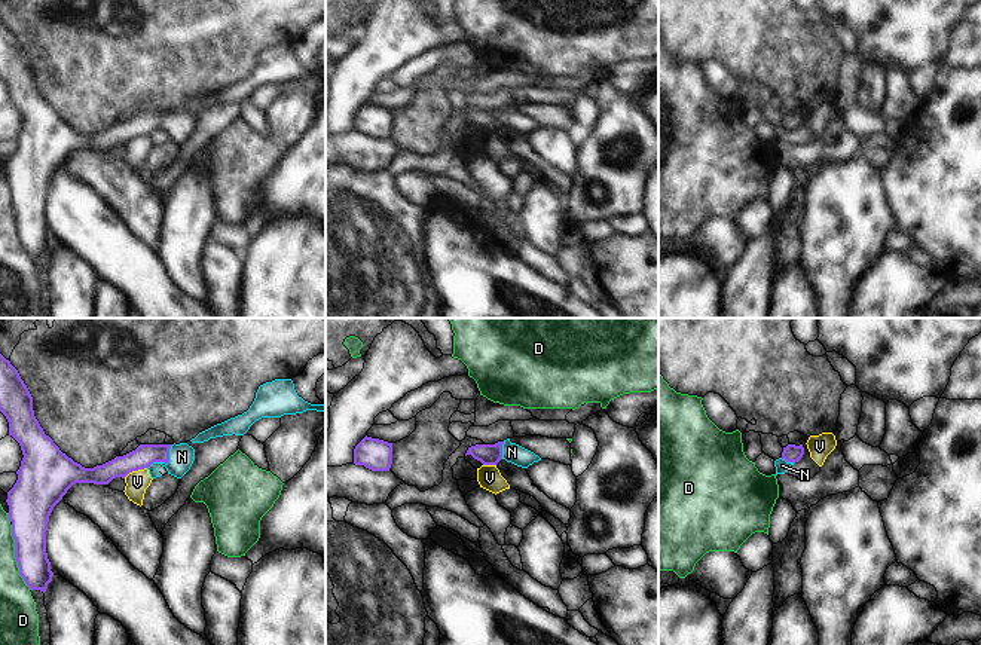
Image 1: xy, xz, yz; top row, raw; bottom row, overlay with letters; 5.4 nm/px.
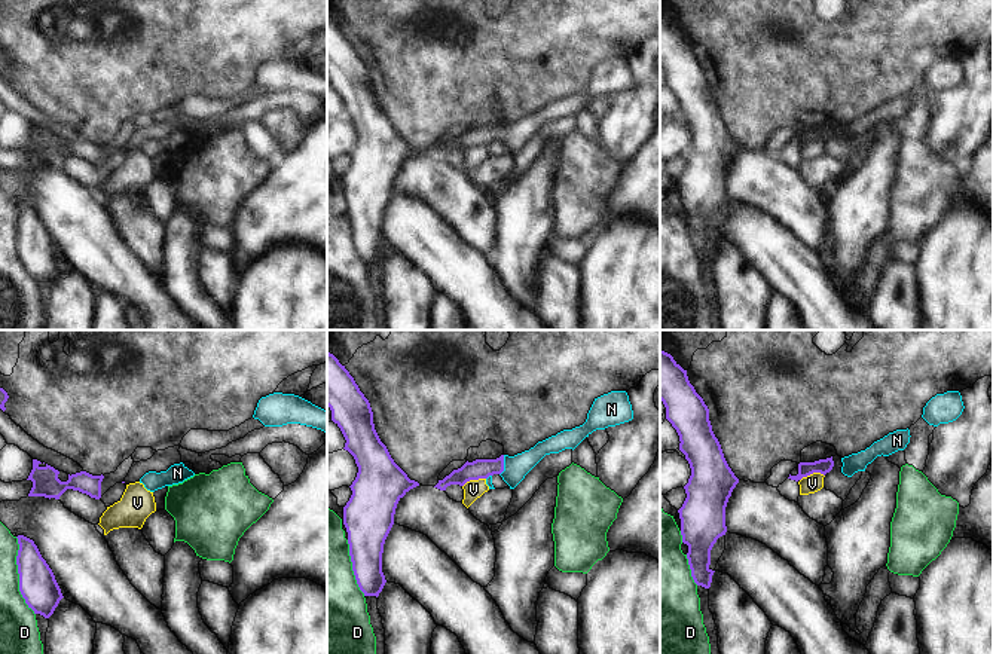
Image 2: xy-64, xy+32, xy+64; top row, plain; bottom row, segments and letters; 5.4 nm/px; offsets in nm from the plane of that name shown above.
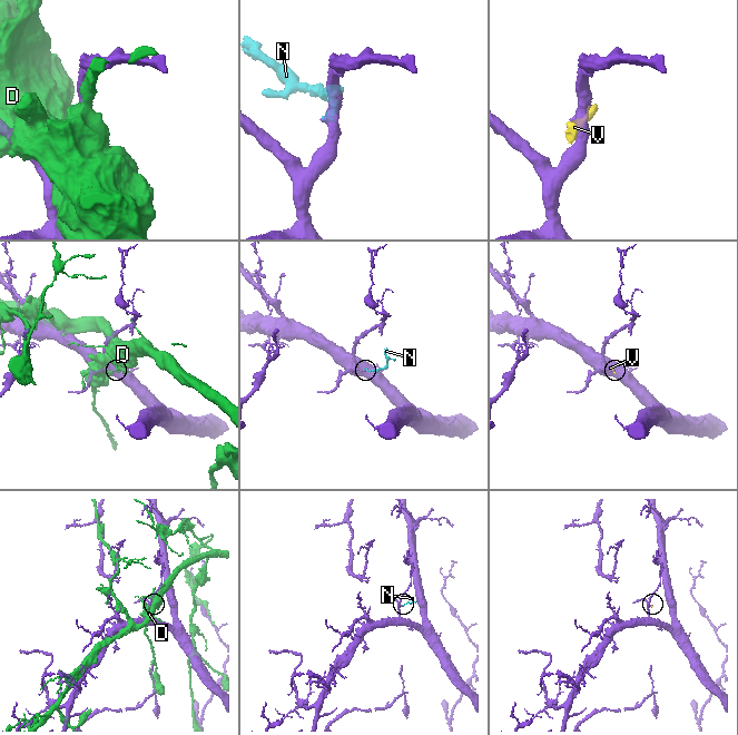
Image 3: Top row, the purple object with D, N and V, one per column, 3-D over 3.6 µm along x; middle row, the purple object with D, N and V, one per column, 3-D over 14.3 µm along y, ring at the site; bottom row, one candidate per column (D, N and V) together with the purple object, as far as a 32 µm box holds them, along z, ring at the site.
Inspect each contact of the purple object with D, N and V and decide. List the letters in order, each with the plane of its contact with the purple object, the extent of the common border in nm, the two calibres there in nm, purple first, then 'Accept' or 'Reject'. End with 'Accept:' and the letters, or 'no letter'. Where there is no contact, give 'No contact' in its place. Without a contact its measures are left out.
D: Touches purple in xy. Shared border 360 nm. Thickness 200 nm (purple) against 190 nm. Reject
N: Touches purple in xy. Shared border 190 nm. Thickness 120 nm (purple) against 140 nm. Accept
V: Touches purple in xy. Shared border 140 nm. Thickness 120 nm (purple) against 120 nm. Reject
Accept: N

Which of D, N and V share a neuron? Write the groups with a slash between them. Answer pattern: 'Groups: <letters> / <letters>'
Groups: D / N / V

